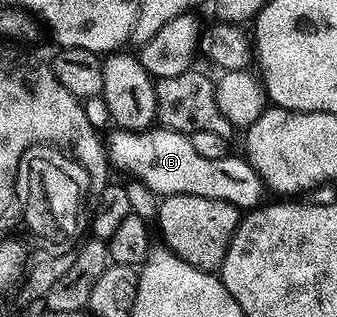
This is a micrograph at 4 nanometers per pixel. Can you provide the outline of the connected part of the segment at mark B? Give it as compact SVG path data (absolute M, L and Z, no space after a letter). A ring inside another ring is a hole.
M155 126L150 130L138 134L136 132L127 132L124 130L113 130L109 140L107 136L107 151L110 163L126 172L126 177L138 180L147 185L158 198L167 196L178 196L187 194L188 196L198 196L199 198L209 198L230 204L231 207L238 210L253 210L261 203L261 195L266 195L267 189L262 184L259 174L250 166L248 160L240 155L233 156L227 154L223 158L202 158L195 151L195 146L191 146L189 136L184 132L172 132L169 128Z

